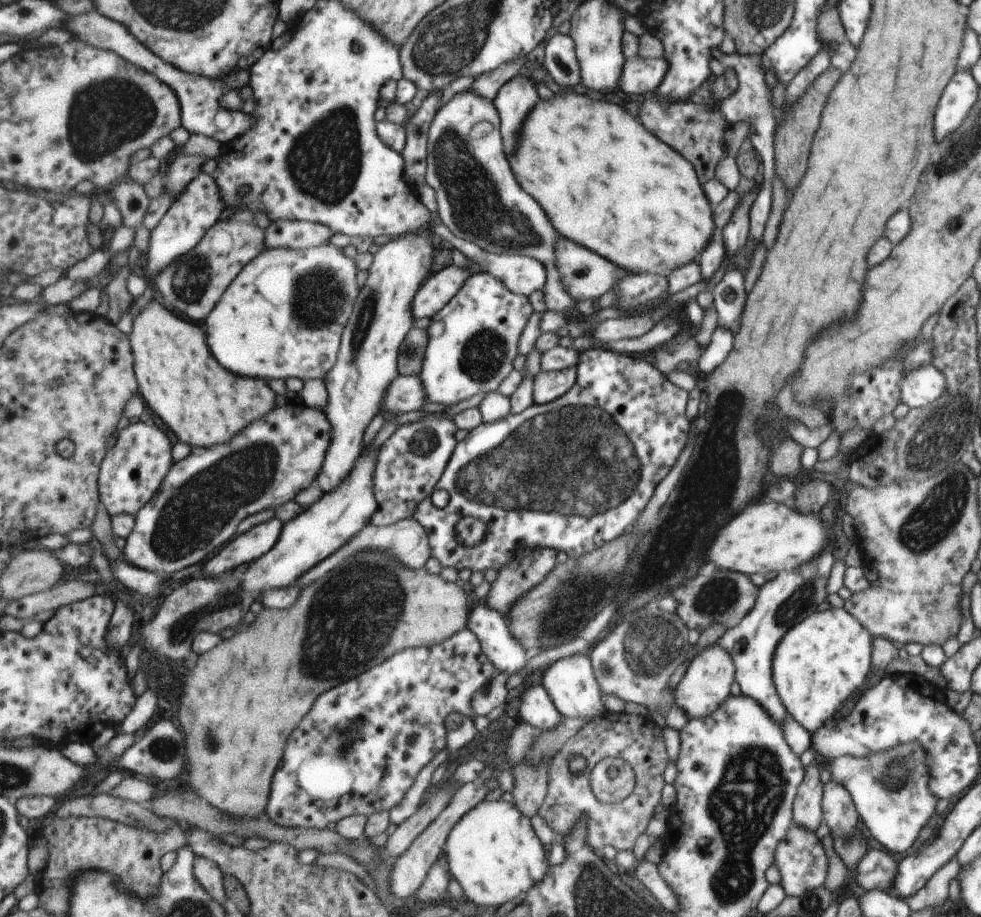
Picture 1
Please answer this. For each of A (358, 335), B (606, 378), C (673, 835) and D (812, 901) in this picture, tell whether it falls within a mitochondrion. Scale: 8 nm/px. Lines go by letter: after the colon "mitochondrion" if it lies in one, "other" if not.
A: mitochondrion
B: other
C: other
D: mitochondrion

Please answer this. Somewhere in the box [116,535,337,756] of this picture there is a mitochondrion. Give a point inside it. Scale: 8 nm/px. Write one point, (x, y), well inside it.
(182, 627)

